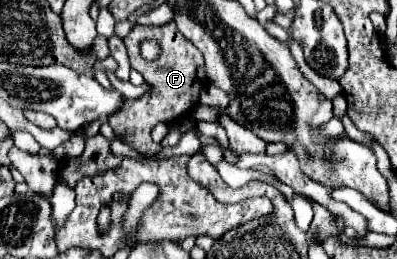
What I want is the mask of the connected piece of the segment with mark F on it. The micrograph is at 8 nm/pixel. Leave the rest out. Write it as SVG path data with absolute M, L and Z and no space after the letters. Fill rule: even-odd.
M168 22L158 28L134 26L130 30L130 34L124 38L124 44L126 44L128 56L130 56L130 66L144 76L144 80L152 86L152 90L138 100L126 100L126 104L114 116L108 118L108 124L112 126L112 130L120 142L128 144L144 158L156 156L162 150L158 144L150 142L150 130L158 122L174 122L174 120L184 118L186 112L190 112L194 108L194 104L198 102L198 96L204 88L204 78L198 76L198 80L196 80L196 56L198 56L198 66L202 64L202 56L196 52L188 52L188 50L194 50L194 44L176 42L176 40L184 40L184 36L178 32L178 26L174 22ZM152 30L172 30L172 34L158 36L162 40L166 38L172 42L160 44L160 54L156 60L144 60L140 54L140 44L142 44L142 40L152 40Z

